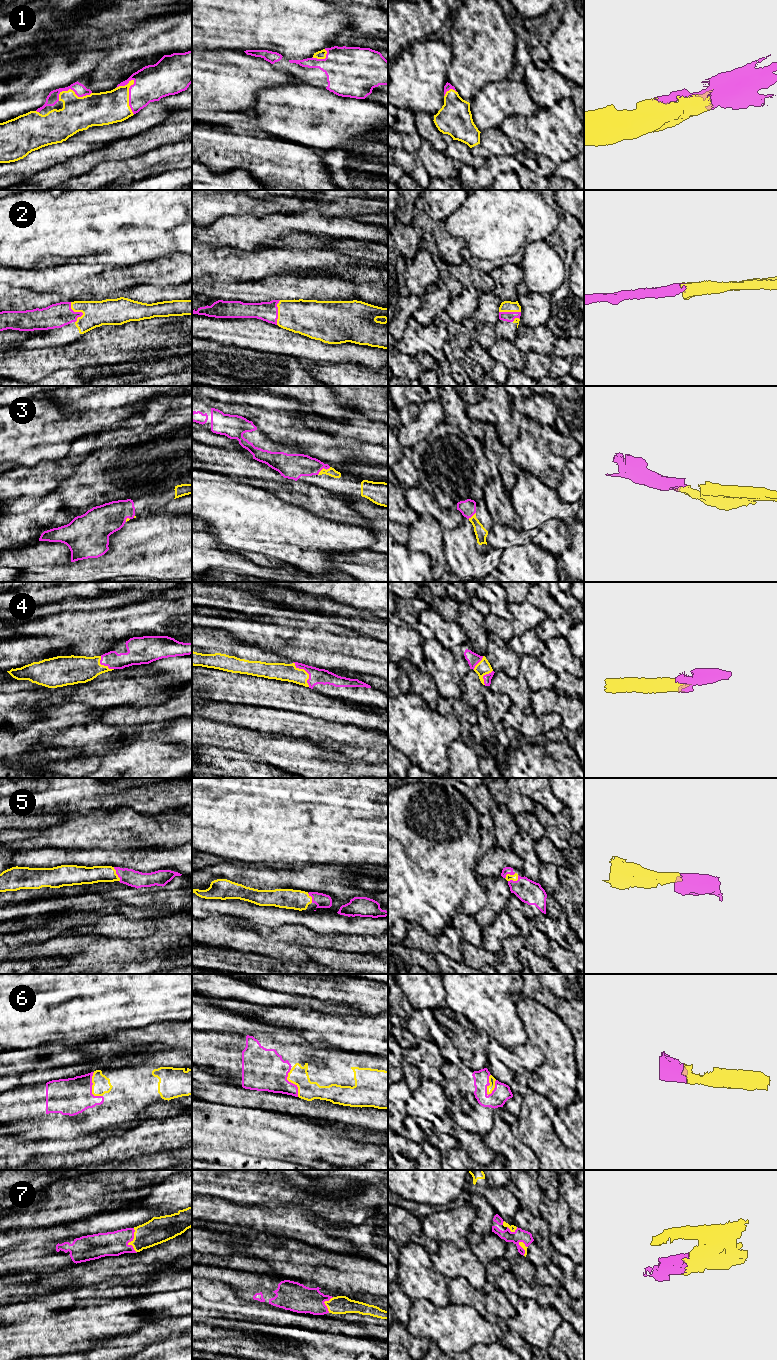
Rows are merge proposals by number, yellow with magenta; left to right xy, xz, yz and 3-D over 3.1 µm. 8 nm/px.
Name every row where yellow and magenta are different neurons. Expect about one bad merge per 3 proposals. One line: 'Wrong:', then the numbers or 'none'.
Wrong: none

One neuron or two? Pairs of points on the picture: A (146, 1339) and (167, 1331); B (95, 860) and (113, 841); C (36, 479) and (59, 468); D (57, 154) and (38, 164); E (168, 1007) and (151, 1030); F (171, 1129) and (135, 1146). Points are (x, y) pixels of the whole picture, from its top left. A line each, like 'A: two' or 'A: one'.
A: one
B: two
C: one
D: one
E: two
F: one

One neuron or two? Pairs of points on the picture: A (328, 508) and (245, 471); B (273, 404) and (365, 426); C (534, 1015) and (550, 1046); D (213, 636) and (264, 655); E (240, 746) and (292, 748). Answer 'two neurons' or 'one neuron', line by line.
A: one neuron
B: two neurons
C: one neuron
D: one neuron
E: one neuron

